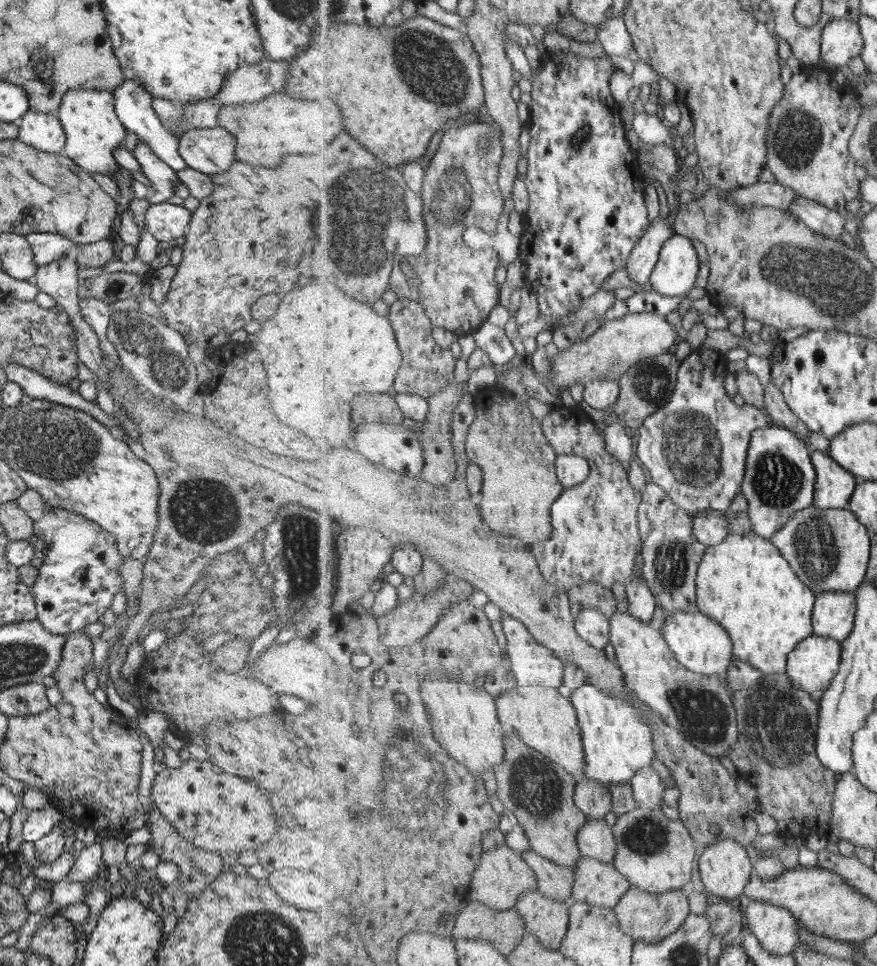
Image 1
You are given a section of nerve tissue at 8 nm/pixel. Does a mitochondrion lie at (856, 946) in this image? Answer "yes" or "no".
no

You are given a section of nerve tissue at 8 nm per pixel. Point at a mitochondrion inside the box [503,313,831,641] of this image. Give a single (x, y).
(690, 448)

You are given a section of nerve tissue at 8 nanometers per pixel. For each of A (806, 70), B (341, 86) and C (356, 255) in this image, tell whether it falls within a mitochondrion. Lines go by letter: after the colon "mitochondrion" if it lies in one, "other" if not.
A: other
B: other
C: mitochondrion

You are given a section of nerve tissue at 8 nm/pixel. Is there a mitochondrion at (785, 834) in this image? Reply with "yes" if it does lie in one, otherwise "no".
no

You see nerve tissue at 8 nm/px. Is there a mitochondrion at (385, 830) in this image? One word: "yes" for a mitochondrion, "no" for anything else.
yes

